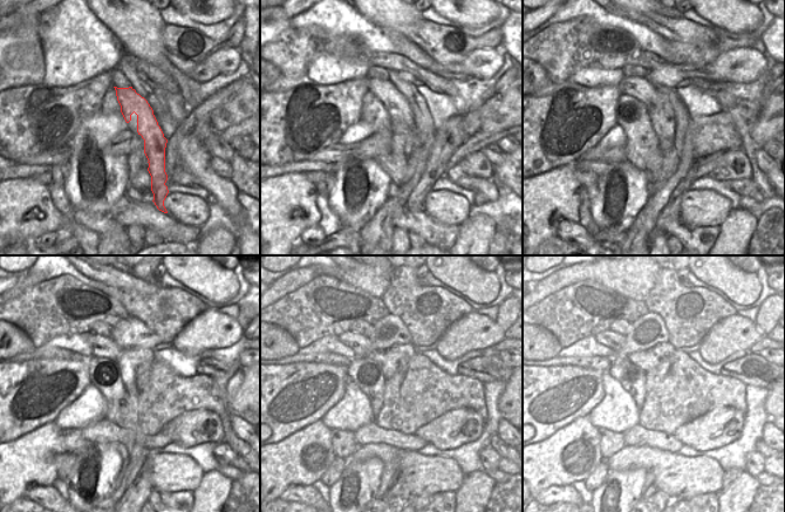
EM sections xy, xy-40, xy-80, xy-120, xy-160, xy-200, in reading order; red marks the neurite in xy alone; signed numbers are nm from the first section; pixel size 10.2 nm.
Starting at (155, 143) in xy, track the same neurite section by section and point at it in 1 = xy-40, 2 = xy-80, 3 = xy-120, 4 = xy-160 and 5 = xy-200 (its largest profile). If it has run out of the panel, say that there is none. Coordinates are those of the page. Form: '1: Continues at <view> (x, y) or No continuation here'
1: Continues at xy-40 (393, 101)
2: Continues at xy-80 (642, 89)
3: Continues at xy-120 (102, 347)
4: Continues at xy-160 (361, 346)
5: Continues at xy-200 (613, 340)

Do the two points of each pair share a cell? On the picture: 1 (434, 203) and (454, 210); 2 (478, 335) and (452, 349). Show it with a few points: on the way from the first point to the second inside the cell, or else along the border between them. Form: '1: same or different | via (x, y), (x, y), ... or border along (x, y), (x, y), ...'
1: same | via (438, 204), (449, 209)
2: same | via (472, 335), (466, 335), (458, 343)

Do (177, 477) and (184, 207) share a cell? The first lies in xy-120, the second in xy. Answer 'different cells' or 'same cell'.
same cell

